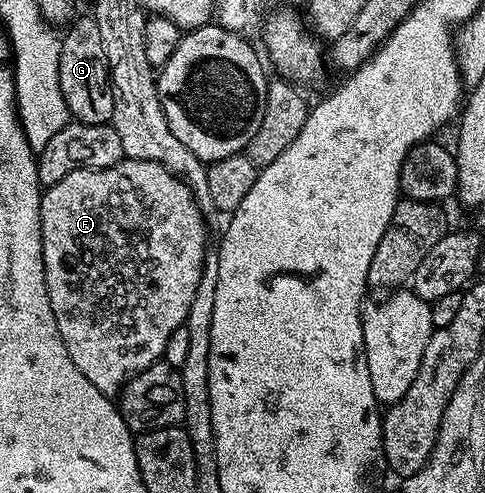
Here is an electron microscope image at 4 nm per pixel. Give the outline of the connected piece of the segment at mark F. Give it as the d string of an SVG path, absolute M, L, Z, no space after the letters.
M124 158L110 167L84 167L78 171L67 173L63 181L51 185L41 197L41 248L43 249L43 265L47 293L51 301L51 309L55 313L55 325L59 325L59 337L63 337L63 345L67 345L67 353L71 361L79 368L79 373L110 397L116 396L121 388L133 376L164 356L167 337L185 325L185 318L191 309L191 300L195 297L195 289L199 287L199 277L205 264L205 219L197 200L194 199L189 186L177 175L172 175L163 165L155 161Z

